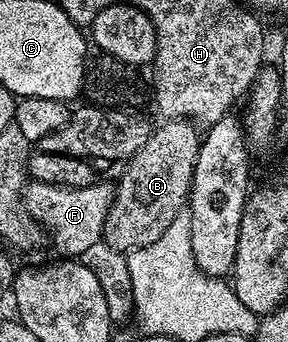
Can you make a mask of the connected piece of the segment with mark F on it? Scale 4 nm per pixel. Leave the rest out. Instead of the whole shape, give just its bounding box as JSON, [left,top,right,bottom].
[25,180,114,258]

